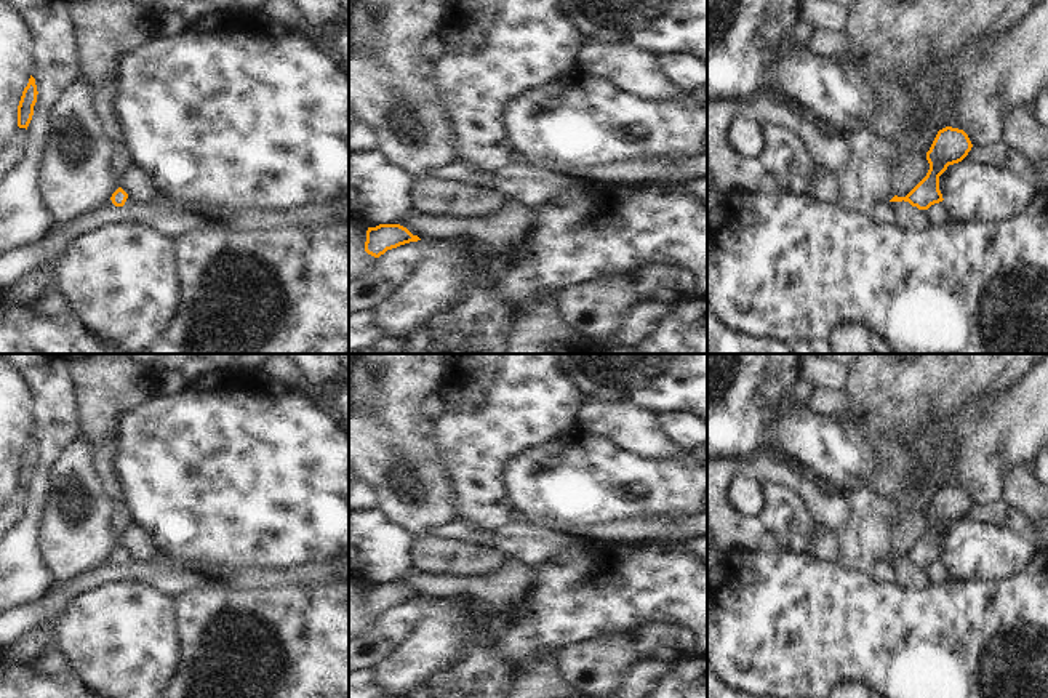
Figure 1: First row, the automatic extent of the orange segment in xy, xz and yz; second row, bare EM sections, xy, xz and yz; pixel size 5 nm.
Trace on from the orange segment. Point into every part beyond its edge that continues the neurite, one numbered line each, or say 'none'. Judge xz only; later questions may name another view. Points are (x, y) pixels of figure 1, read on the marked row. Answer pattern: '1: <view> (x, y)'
none

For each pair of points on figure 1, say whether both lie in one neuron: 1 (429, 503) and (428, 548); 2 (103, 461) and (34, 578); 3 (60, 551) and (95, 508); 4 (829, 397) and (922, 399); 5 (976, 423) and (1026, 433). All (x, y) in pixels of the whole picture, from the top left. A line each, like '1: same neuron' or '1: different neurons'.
1: different neurons
2: different neurons
3: same neuron
4: same neuron
5: same neuron

